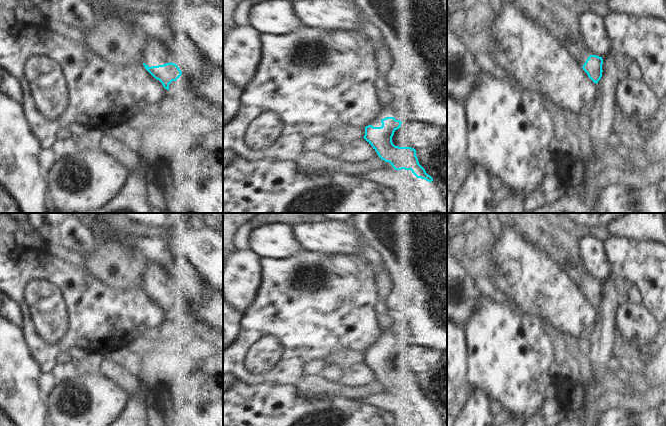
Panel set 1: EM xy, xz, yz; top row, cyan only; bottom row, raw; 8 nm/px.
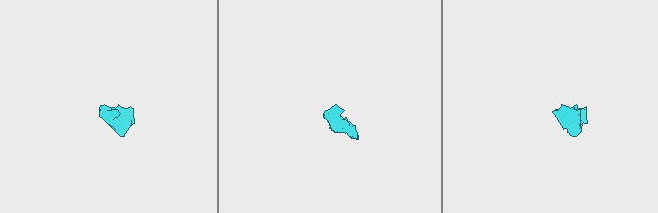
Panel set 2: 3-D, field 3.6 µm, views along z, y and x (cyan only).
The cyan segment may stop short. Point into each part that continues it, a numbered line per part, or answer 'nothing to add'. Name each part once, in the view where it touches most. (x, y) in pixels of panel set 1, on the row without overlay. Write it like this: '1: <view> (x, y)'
1: xy (155, 277)
2: xz (410, 412)

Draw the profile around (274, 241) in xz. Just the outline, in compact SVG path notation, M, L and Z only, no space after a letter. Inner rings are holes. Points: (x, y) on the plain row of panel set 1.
M270 222L252 230L249 235L249 250L259 258L283 260L293 257L302 249L290 225Z

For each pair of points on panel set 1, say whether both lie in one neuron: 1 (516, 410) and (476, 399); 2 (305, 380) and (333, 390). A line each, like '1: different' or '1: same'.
1: different
2: same

